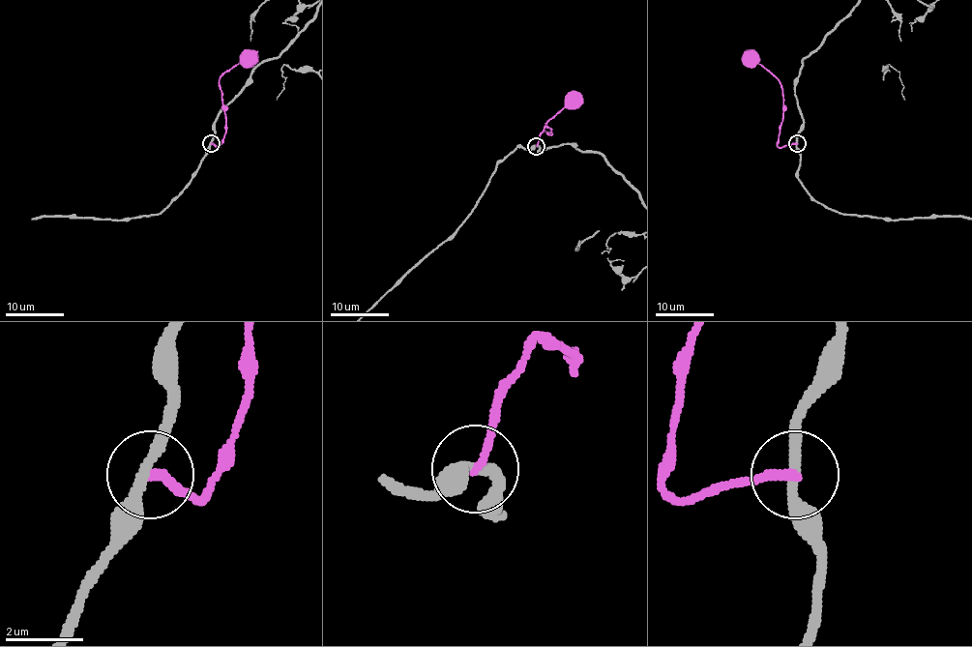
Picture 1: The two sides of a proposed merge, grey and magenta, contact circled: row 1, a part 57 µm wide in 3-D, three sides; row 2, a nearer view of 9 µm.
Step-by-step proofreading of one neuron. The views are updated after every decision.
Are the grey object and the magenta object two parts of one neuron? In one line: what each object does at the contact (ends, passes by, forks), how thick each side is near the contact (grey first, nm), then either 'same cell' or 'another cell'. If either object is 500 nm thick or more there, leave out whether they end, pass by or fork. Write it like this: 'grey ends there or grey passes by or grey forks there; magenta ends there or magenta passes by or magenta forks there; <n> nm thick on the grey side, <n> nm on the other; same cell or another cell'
grey passes by; magenta ends there; 280 nm thick on the grey side, 220 nm on the other; another cell

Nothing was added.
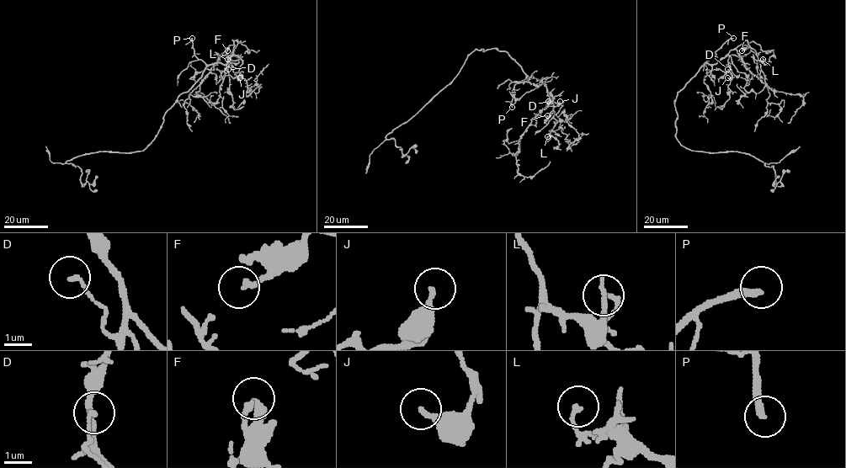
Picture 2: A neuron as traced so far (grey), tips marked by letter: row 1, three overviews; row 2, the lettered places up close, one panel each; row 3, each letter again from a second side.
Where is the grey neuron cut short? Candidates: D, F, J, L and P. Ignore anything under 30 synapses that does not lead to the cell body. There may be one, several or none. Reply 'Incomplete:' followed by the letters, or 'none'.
Incomplete: P

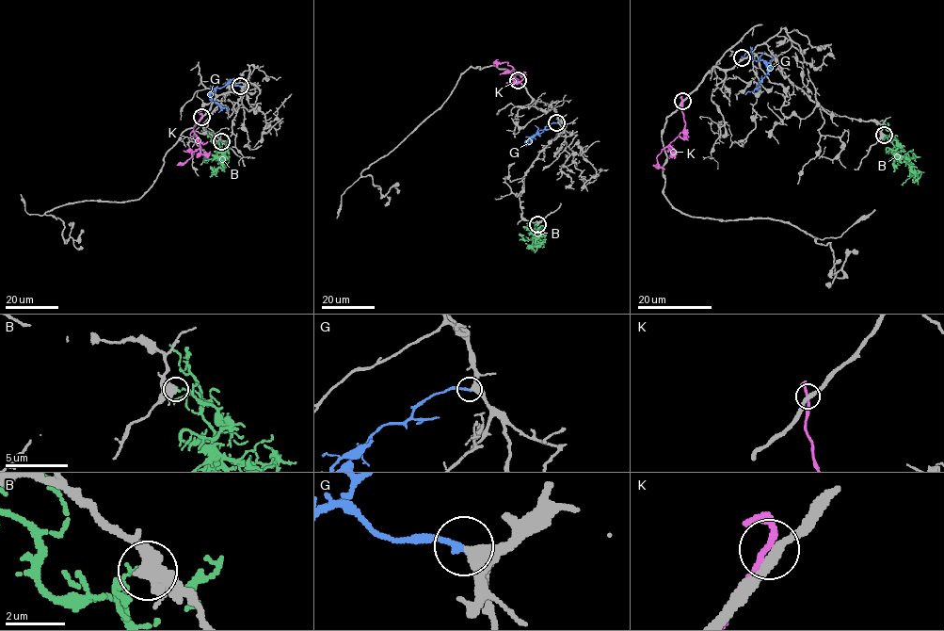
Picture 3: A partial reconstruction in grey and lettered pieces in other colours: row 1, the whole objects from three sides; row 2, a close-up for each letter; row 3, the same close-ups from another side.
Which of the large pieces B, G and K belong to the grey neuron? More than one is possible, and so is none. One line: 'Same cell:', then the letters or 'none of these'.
Same cell: G

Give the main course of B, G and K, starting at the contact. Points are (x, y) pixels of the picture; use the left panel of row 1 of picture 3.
B: (221, 141), (218, 158), (221, 164), (209, 176)
G: (241, 86), (228, 82), (211, 90), (211, 98), (222, 109), (218, 112)
K: (201, 116), (190, 135), (200, 146), (183, 164), (177, 165)

